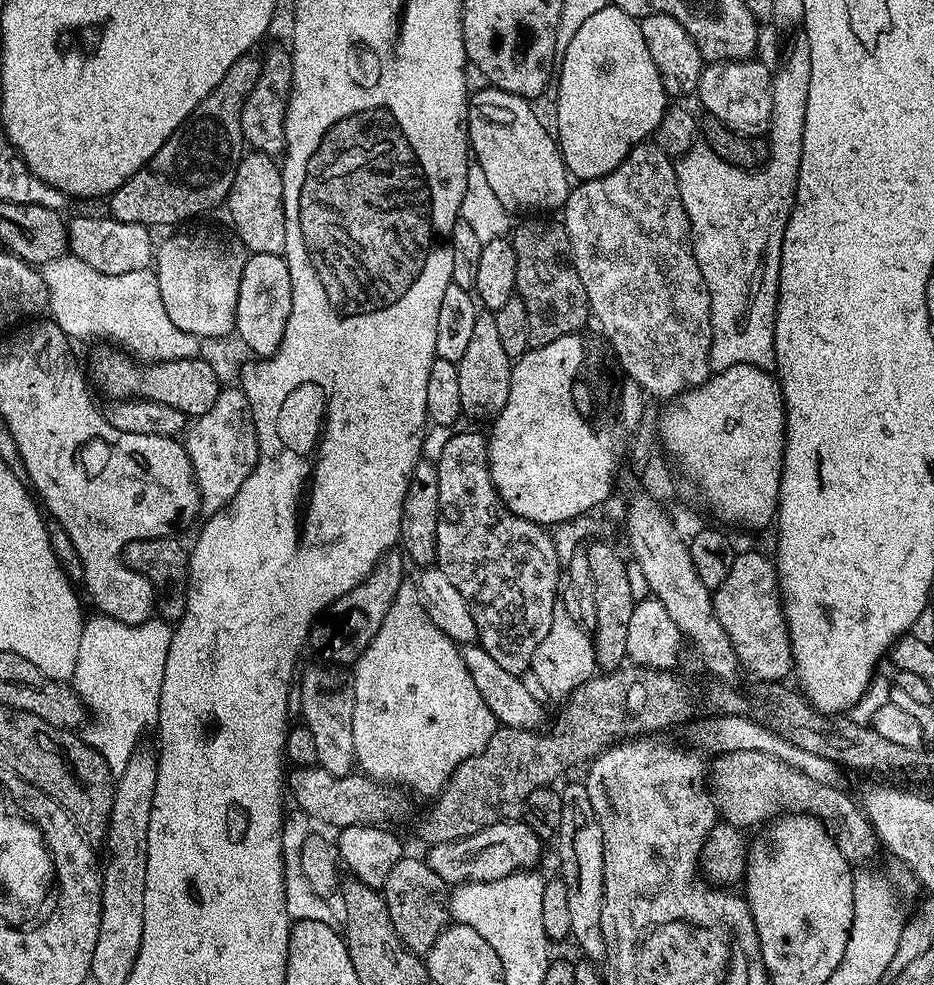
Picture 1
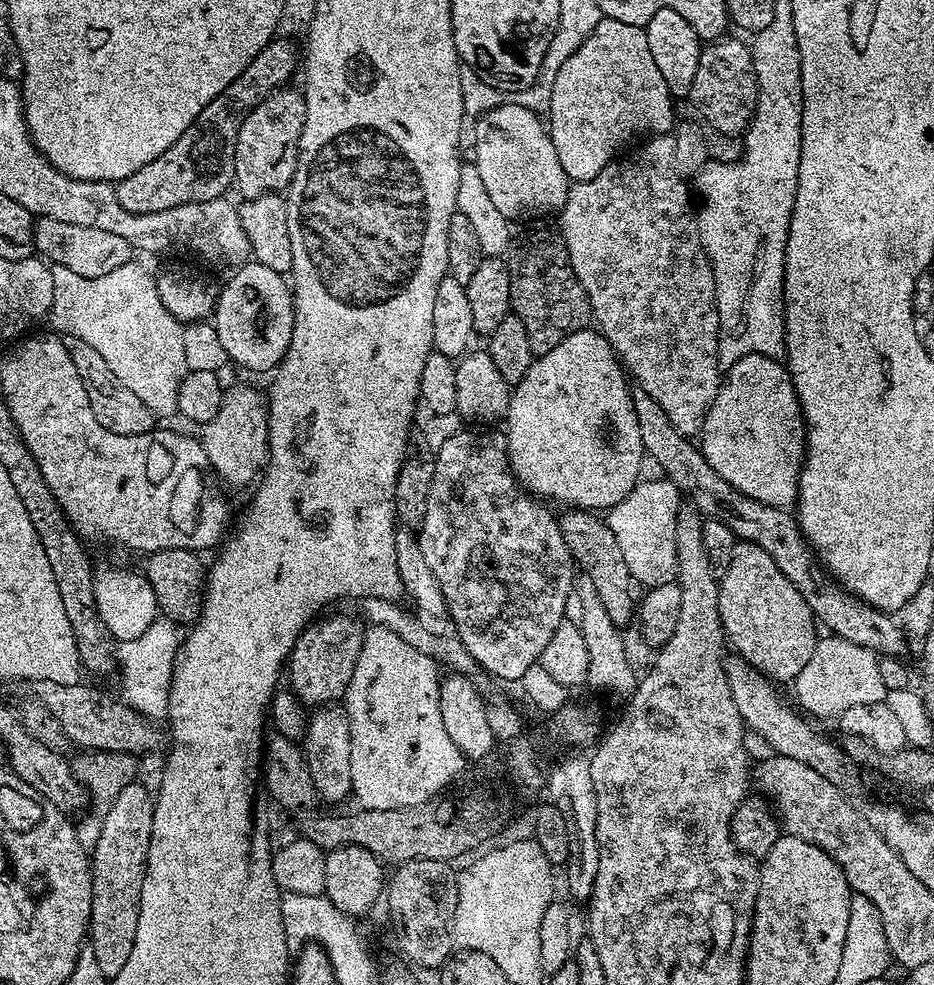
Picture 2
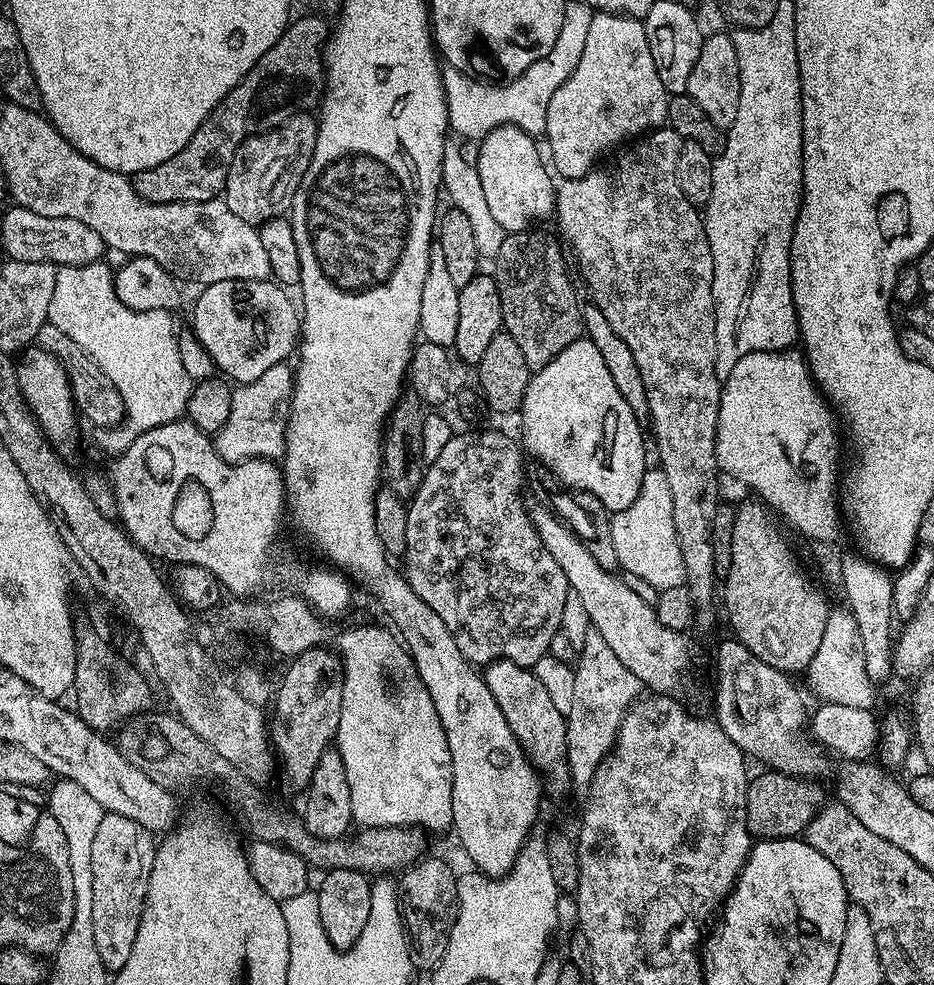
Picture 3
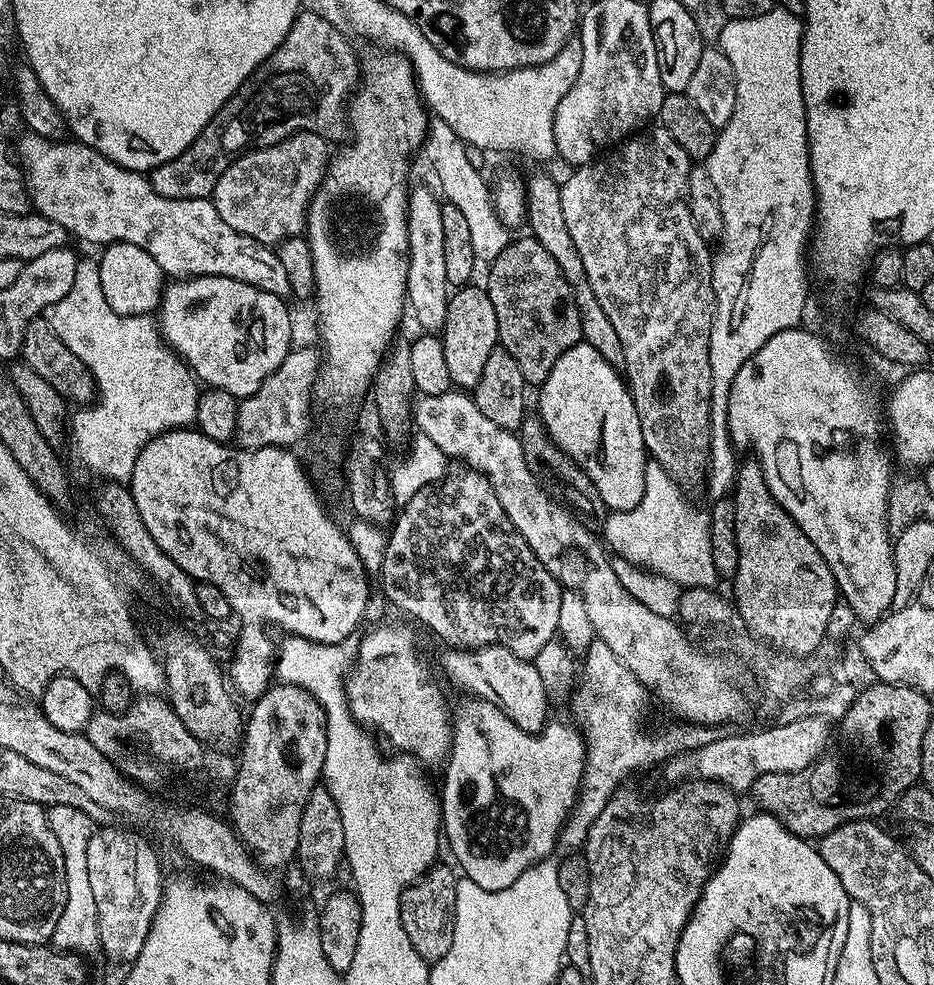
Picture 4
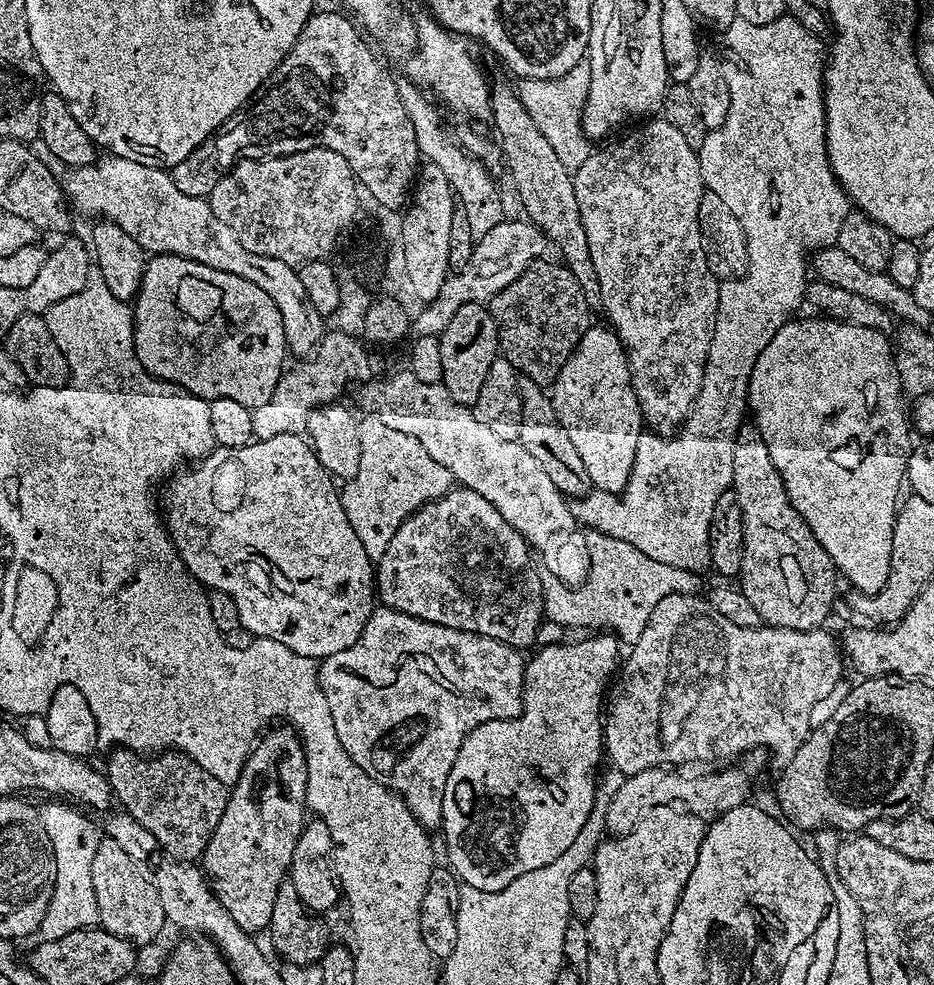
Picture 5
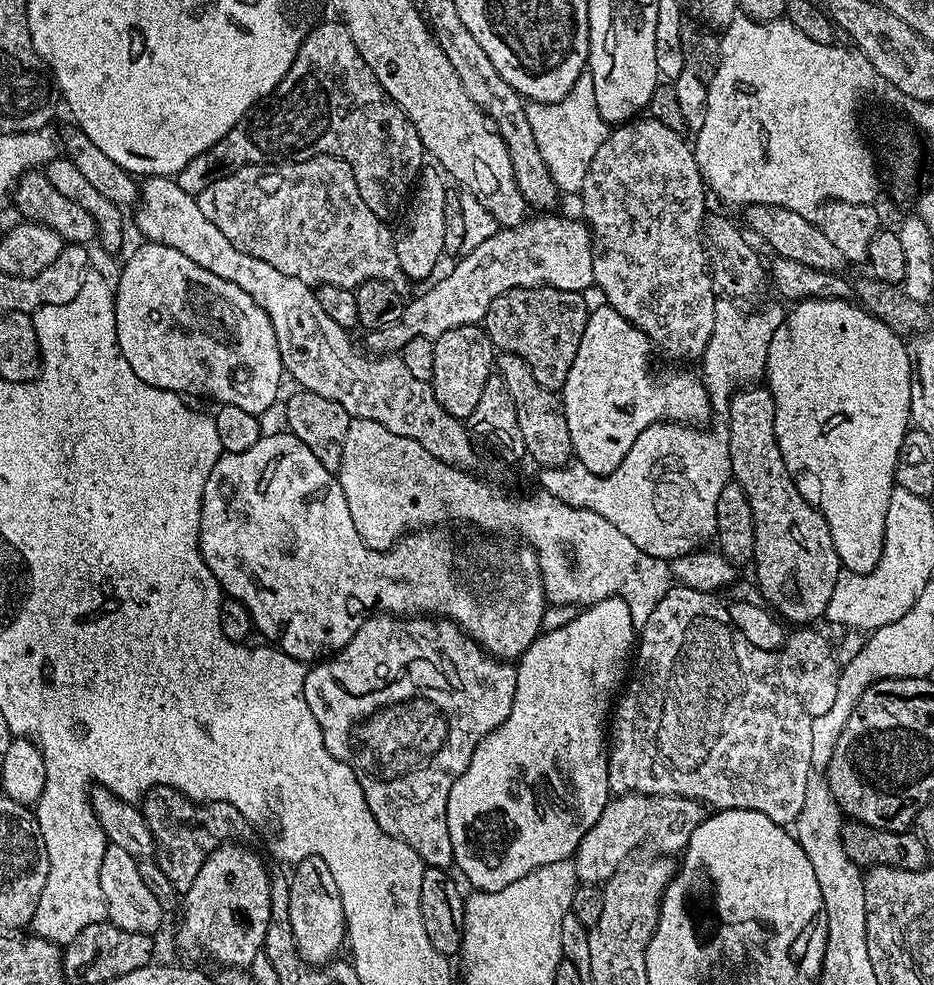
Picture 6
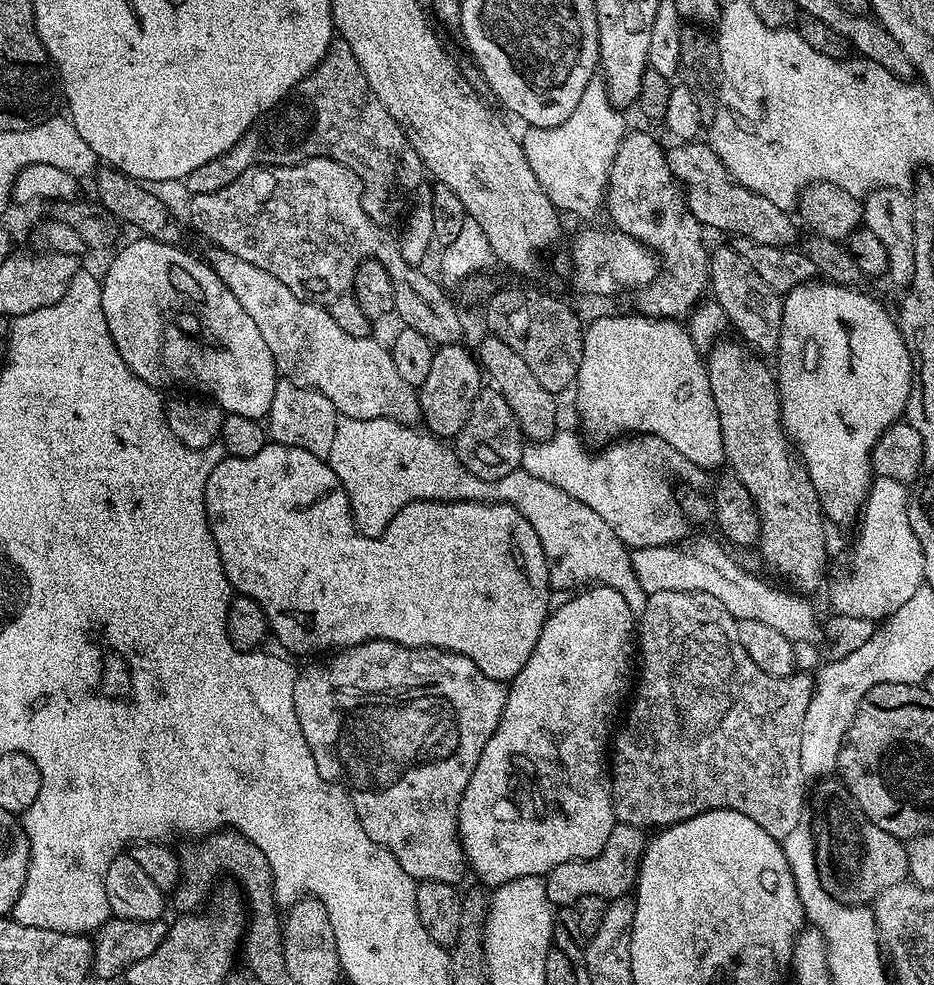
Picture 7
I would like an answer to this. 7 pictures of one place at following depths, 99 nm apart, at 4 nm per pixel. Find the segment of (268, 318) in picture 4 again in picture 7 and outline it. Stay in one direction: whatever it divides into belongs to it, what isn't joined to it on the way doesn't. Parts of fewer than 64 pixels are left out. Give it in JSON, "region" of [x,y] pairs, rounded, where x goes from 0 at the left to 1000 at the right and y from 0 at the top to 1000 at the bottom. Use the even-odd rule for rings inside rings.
{"region":[[[157,242],[146,243],[150,244],[139,245],[117,266],[116,273],[112,274],[111,280],[109,276],[109,283],[107,284],[109,319],[113,319],[113,331],[118,335],[118,343],[122,347],[126,359],[131,359],[131,368],[135,368],[137,375],[149,386],[156,388],[163,394],[177,396],[176,394],[184,394],[187,390],[193,394],[211,394],[214,397],[211,399],[226,404],[236,411],[241,419],[259,420],[259,424],[272,424],[282,427],[289,416],[289,408],[293,408],[298,379],[293,363],[289,359],[289,351],[285,351],[285,346],[281,343],[281,338],[276,336],[276,331],[272,331],[272,323],[268,323],[268,319],[263,319],[263,315],[259,315],[259,307],[255,307],[255,303],[251,303],[251,298],[246,298],[246,294],[240,289],[238,282],[233,282],[233,278],[229,278],[227,271],[217,263],[209,264],[203,257],[196,256],[196,251],[186,248],[175,248]]]}

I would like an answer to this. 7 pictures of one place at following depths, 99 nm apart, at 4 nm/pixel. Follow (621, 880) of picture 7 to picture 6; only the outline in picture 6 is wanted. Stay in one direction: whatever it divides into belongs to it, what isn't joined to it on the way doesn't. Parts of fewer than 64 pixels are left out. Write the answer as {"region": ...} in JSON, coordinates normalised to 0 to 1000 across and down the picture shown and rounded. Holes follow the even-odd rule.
{"region":[[[660,808],[652,811],[645,830],[632,839],[627,851],[617,860],[615,876],[617,892],[621,897],[645,899],[669,877],[673,876],[680,861],[695,853],[708,866],[724,867],[737,858],[739,847],[748,839],[756,827],[755,817],[748,812],[736,812],[729,808]]]}

